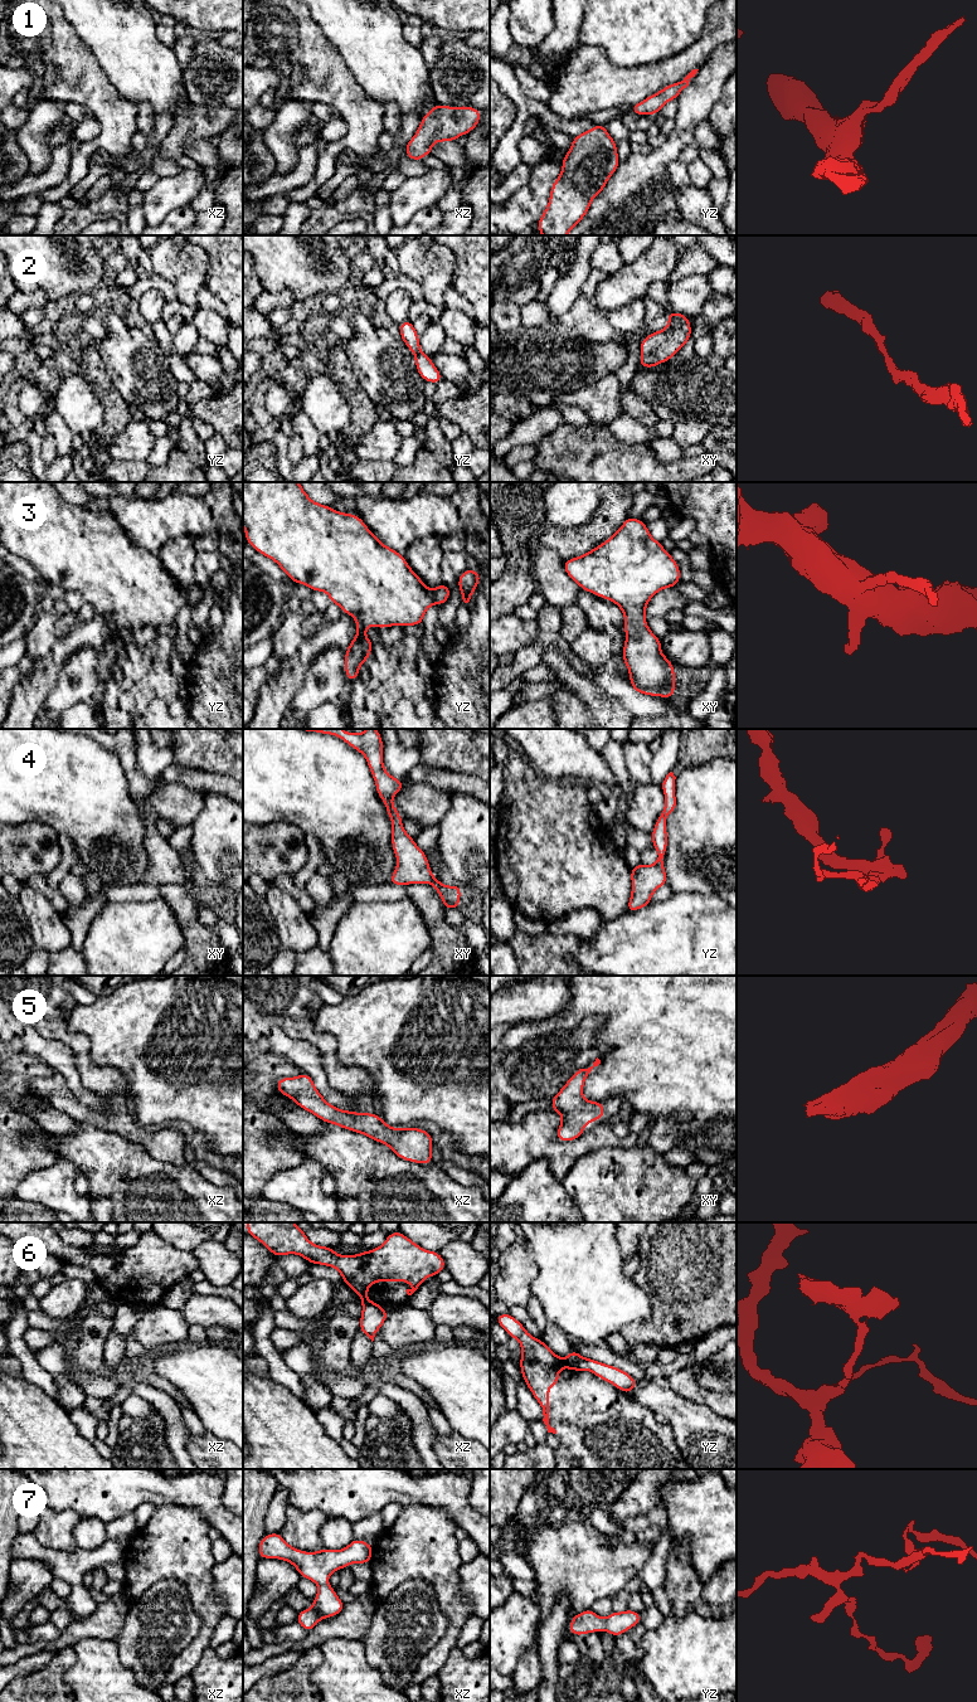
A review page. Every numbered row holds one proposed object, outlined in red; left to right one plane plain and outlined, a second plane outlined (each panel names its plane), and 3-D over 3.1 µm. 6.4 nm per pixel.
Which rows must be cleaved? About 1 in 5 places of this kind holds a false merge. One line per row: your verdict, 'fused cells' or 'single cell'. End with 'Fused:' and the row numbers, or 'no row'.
1: single cell
2: single cell
3: single cell
4: single cell
5: single cell
6: fused cells
7: single cell
Fused: 6

